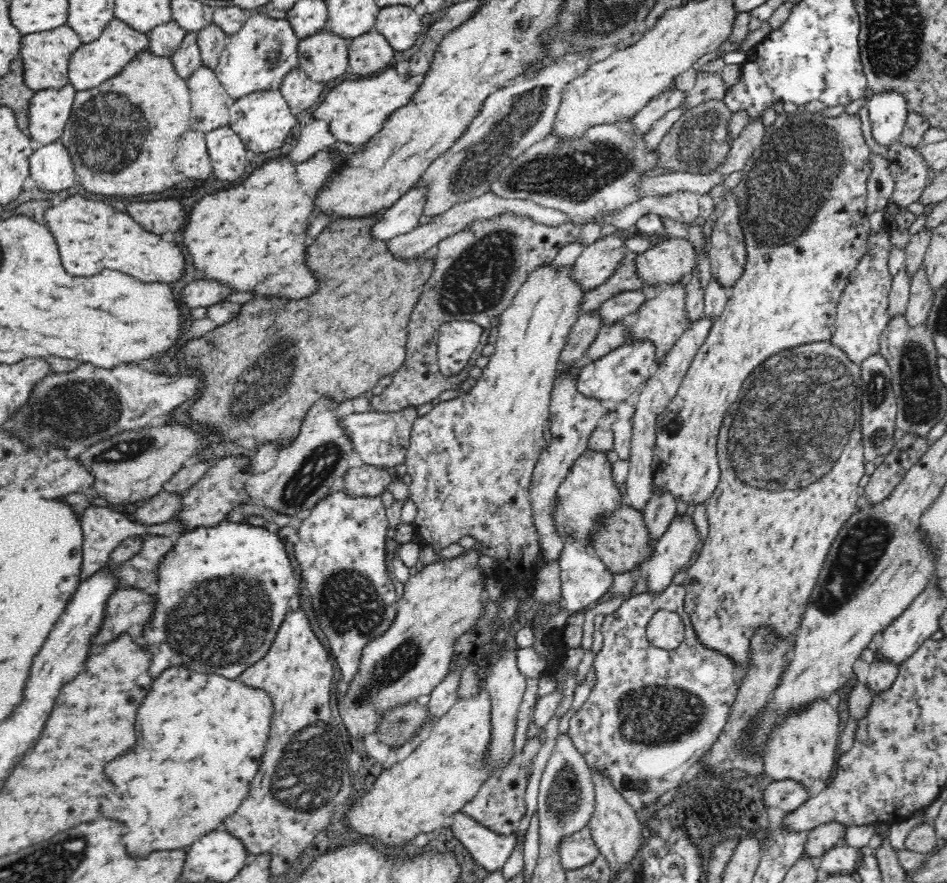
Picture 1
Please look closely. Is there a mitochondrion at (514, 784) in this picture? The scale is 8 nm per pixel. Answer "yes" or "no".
no

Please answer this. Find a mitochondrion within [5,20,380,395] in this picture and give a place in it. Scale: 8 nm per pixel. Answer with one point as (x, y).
(96, 150)

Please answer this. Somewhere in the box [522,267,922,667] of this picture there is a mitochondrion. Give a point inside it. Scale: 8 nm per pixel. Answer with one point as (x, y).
(827, 426)

